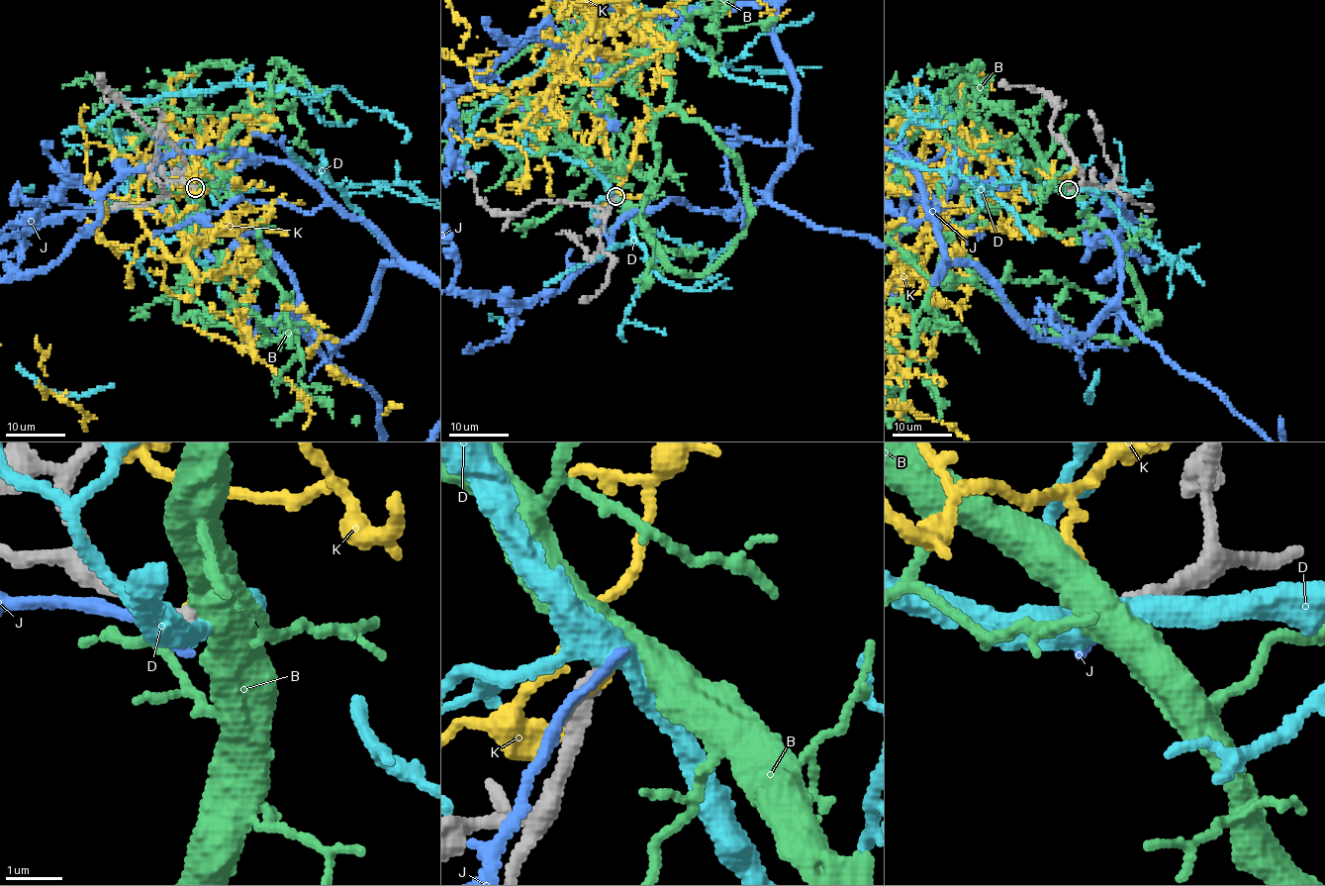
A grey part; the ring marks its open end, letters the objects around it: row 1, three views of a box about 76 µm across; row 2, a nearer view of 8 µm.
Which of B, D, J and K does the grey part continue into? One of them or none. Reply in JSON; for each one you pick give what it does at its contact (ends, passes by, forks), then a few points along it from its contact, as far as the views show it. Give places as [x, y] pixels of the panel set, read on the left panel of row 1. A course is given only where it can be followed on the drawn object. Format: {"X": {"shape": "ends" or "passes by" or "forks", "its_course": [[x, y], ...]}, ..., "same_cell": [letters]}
{"same_cell": []}

